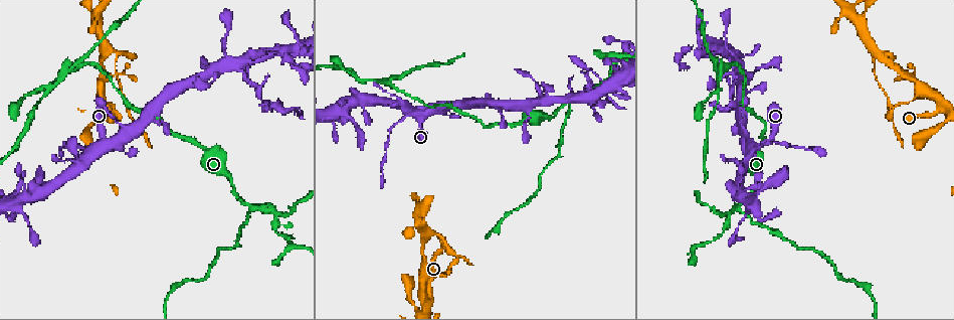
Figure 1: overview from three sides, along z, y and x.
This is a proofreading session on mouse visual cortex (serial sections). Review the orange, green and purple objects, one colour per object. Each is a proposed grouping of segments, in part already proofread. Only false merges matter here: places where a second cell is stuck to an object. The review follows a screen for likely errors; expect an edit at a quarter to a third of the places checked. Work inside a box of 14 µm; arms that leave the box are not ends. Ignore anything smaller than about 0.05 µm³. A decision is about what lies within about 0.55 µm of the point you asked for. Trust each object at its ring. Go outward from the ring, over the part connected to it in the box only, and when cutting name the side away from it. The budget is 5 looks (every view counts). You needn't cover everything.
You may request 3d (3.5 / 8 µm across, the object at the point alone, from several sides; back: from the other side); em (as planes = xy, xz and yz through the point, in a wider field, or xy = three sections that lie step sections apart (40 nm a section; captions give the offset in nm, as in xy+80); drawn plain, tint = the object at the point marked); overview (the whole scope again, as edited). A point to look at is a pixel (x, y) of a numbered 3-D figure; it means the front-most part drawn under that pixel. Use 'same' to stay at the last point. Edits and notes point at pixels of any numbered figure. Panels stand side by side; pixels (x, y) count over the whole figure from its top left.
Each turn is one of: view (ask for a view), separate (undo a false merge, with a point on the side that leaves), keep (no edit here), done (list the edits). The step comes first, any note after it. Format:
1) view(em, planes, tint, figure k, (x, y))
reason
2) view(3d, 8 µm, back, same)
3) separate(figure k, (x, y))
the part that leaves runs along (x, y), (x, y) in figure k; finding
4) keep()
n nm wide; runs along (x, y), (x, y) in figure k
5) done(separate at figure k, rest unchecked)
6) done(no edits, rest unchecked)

view(3d, 3.5 µm, figure 1, (428, 301))
abrupt turn

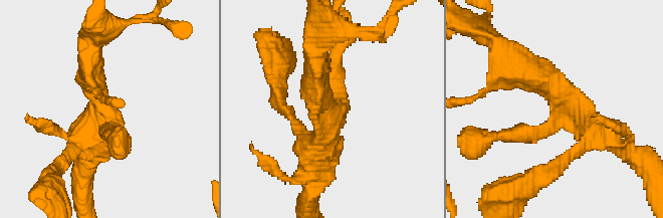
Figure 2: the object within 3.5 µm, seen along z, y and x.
view(em, xy, step 5, tint, figure 2, (112, 117))
3 arms; arms of 250, 350, 400 nm

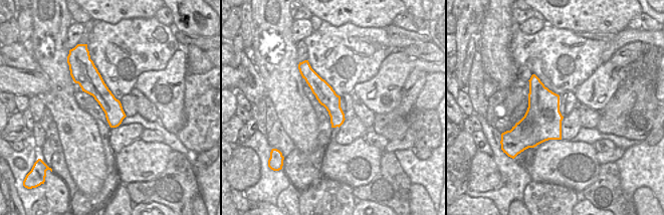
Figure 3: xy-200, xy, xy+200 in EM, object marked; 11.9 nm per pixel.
keep()
240 nm wide; runs along (308, 72), (332, 101), (338, 124) in figure 3; all the same cell

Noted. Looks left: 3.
view(3d, 3.5 µm, figure 1, (872, 52))
abrupt turn

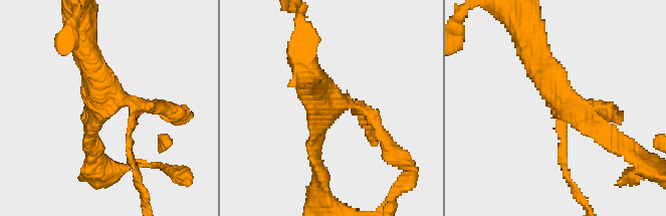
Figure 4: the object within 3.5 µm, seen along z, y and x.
view(em, xy, step 2, tint, figure 4, (108, 104))
4 arms; arms of 100, 200, 200, 350 nm

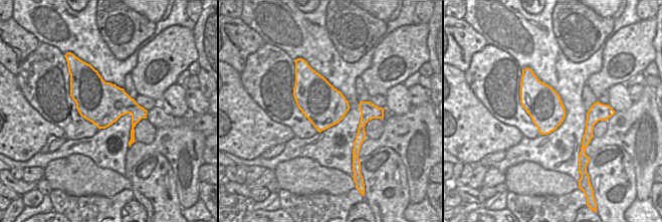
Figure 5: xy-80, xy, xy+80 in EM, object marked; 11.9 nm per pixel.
separate(figure 4, (564, 159))
the part that leaves runs along (562, 125), (564, 168), (582, 202) in figure 4; a second cell is stuck on

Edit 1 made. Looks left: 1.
done(separate at figure 4, rest unchecked)

